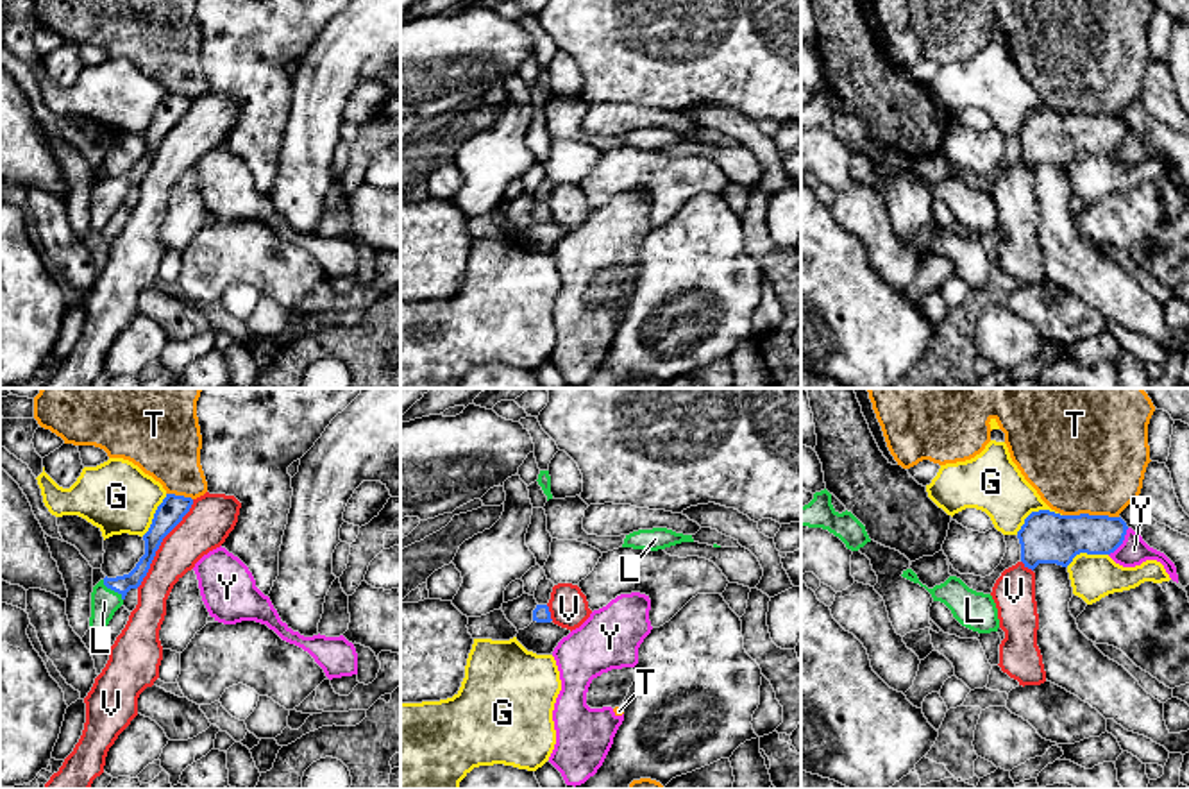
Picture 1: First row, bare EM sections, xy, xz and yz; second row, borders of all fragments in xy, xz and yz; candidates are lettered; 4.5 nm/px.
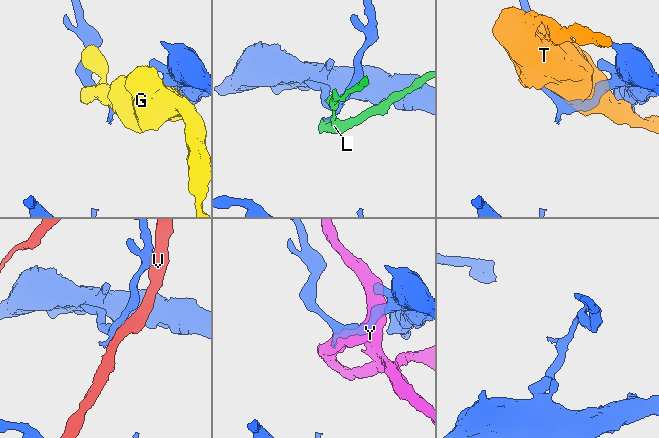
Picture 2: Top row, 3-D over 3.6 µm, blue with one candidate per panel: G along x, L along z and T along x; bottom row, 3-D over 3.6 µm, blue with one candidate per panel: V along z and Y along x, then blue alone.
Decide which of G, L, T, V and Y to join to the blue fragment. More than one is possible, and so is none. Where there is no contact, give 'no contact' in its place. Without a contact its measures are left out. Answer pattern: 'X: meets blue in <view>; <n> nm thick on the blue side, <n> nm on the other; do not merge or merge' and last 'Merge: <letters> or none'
G: meets blue in yz; 240 nm thick on the blue side, 280 nm on the other; do not merge
L: meets blue in xy; 80 nm thick on the blue side, 130 nm on the other; merge
T: meets blue in yz; 240 nm thick on the blue side, 480 nm on the other; do not merge
V: meets blue in xy; 120 nm thick on the blue side, 200 nm on the other; do not merge
Y: meets blue in yz; 190 nm thick on the blue side, 120 nm on the other; do not merge
Merge: L

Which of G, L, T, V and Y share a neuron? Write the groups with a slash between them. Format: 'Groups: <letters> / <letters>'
Groups: G / L / T / V / Y

